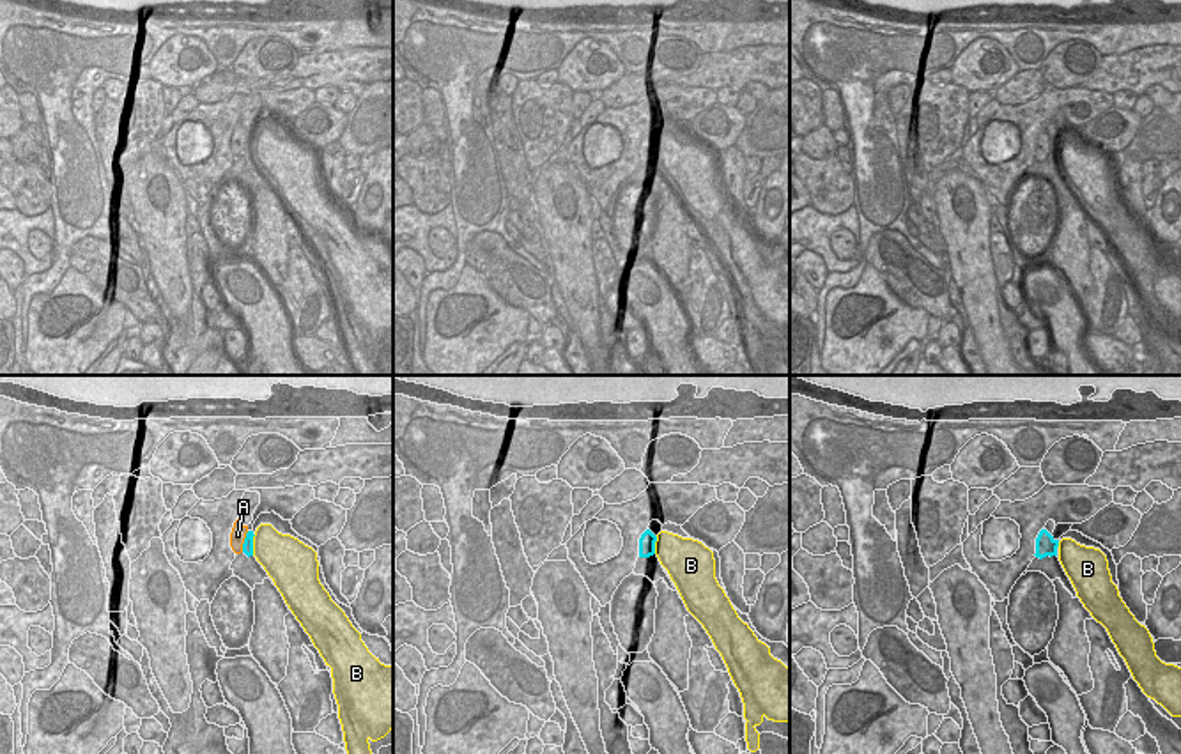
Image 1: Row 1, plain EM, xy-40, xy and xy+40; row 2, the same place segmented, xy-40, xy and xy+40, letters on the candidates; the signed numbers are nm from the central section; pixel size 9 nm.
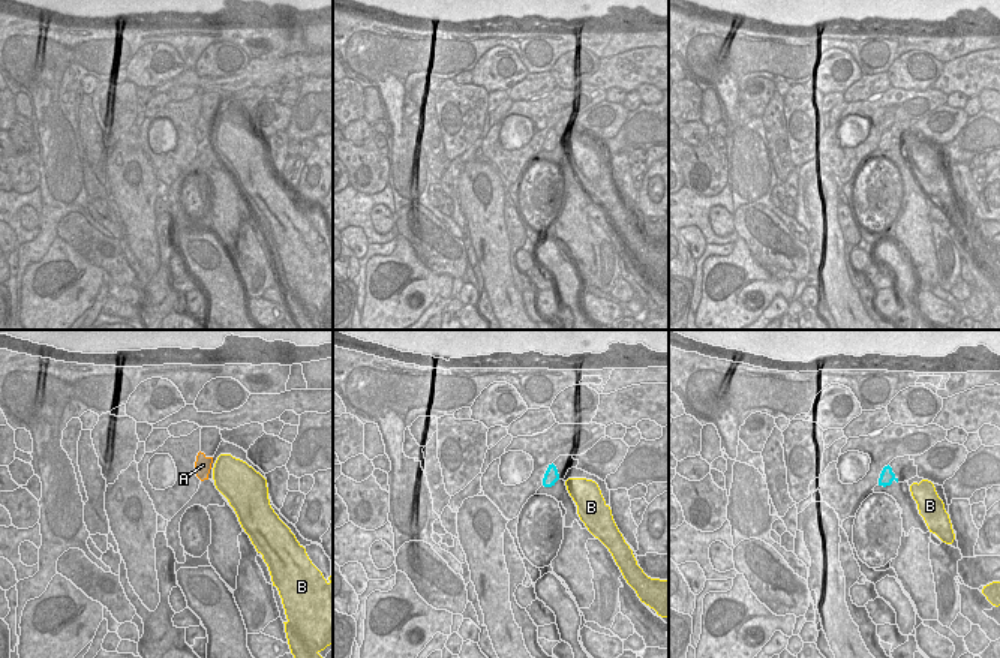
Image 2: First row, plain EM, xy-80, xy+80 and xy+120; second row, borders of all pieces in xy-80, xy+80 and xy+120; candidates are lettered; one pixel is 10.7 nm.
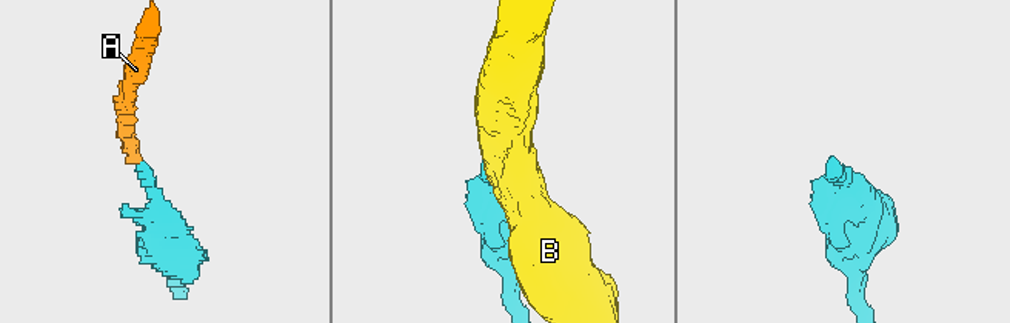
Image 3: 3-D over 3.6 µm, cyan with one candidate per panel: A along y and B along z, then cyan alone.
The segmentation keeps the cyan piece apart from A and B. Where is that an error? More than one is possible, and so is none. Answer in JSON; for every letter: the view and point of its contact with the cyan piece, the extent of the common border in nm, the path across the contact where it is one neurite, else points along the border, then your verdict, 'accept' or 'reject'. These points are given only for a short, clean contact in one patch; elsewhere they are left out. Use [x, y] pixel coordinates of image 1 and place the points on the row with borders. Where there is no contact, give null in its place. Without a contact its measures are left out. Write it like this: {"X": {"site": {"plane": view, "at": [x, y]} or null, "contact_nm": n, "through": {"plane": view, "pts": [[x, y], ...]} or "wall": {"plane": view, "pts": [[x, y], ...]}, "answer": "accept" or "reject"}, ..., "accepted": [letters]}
{"A": {"site": {"plane": "xy-40", "at": [245, 542]}, "contact_nm": 200, "through": {"plane": "xy-40", "pts": [[248, 542], [245, 542], [238, 535]]}, "answer": "accept"}, "B": {"site": {"plane": "xy-40", "at": [252, 546]}, "contact_nm": 190, "wall": {"plane": "xy-40", "pts": [[255, 535], [252, 554]]}, "answer": "reject"}, "accepted": ["A"]}

